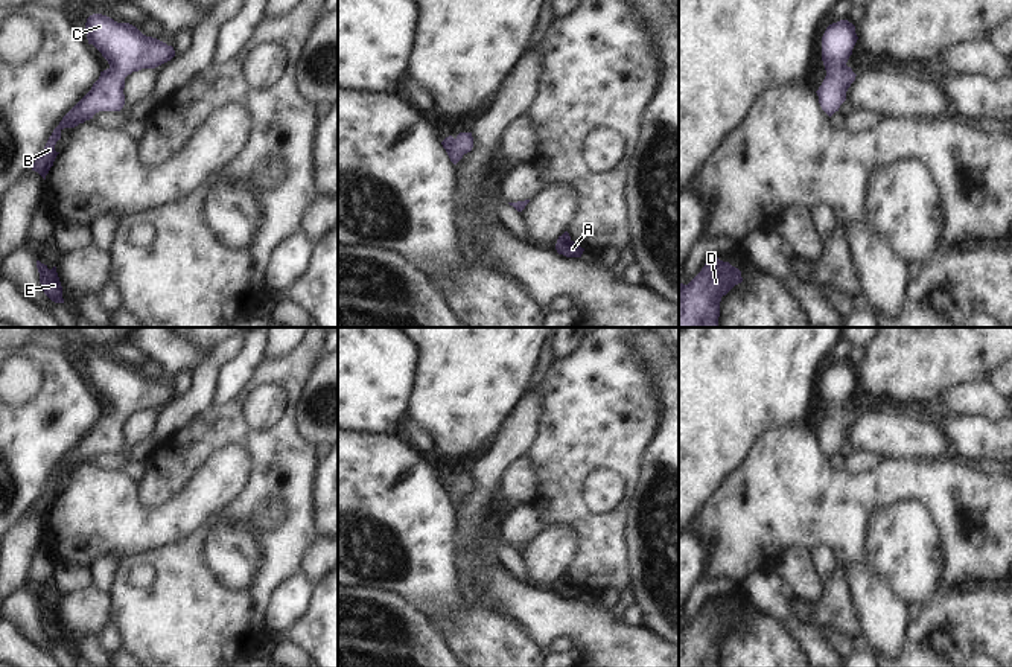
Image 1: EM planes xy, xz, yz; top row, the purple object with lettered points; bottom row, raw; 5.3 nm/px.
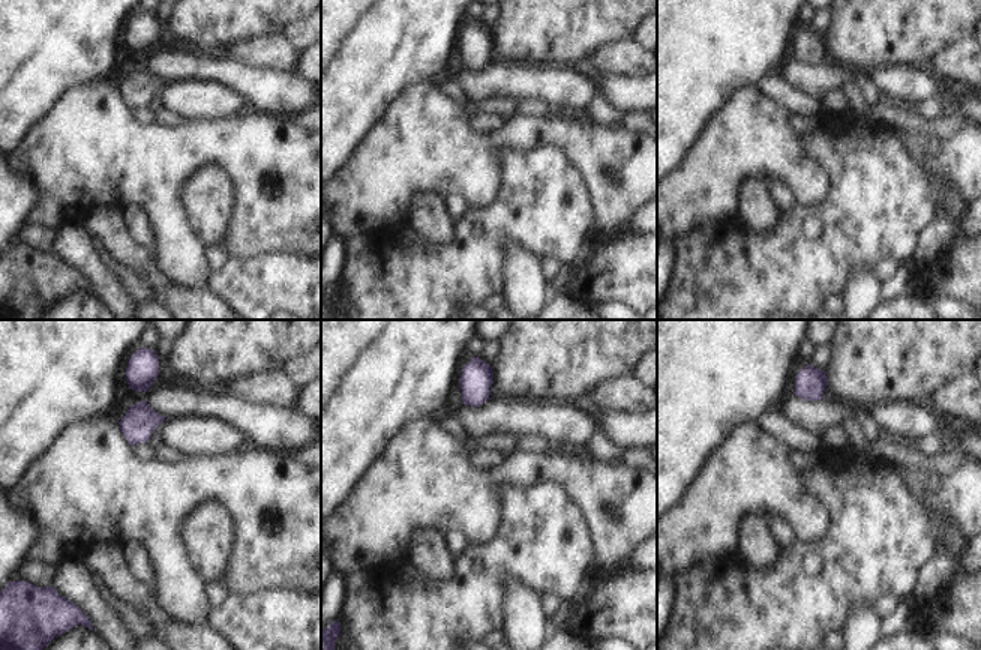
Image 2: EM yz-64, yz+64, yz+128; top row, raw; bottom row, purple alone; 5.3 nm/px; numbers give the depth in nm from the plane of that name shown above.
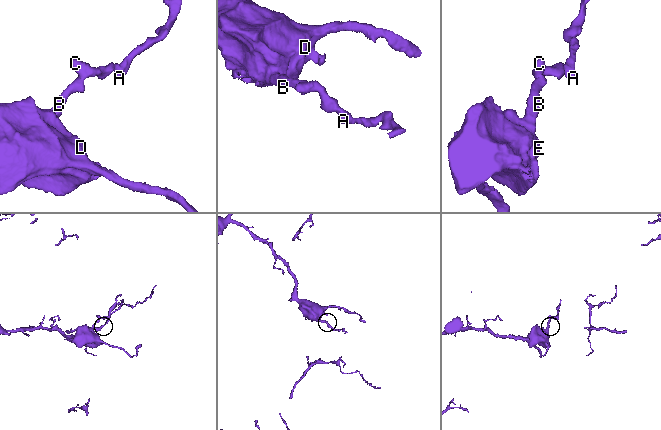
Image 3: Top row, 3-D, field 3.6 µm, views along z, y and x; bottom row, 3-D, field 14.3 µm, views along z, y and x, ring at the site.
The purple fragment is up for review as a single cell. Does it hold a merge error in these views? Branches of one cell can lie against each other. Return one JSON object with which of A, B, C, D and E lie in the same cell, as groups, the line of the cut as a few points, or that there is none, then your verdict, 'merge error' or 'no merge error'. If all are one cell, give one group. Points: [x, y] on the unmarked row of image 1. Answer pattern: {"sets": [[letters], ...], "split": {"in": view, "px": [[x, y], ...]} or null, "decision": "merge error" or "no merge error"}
{"sets": [["A", "B", "C", "D", "E"]], "split": null, "decision": "no merge error"}

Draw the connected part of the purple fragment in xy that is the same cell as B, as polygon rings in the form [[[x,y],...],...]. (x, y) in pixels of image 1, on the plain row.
[[[93,355],[85,364],[88,385],[93,385],[110,408],[100,413],[91,431],[62,458],[49,478],[43,495],[32,506],[44,521],[59,493],[55,492],[64,469],[75,469],[99,452],[120,452],[125,446],[125,419],[142,410],[155,410],[175,397],[172,387],[143,376],[129,364]]]

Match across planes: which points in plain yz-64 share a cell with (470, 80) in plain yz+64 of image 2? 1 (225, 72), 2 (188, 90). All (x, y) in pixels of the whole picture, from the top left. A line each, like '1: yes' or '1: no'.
1: no
2: yes

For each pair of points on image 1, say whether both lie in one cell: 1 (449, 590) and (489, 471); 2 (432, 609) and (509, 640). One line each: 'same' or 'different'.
1: different
2: same

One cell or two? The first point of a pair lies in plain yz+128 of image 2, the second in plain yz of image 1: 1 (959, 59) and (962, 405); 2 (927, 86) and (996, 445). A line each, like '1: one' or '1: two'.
1: one
2: two

